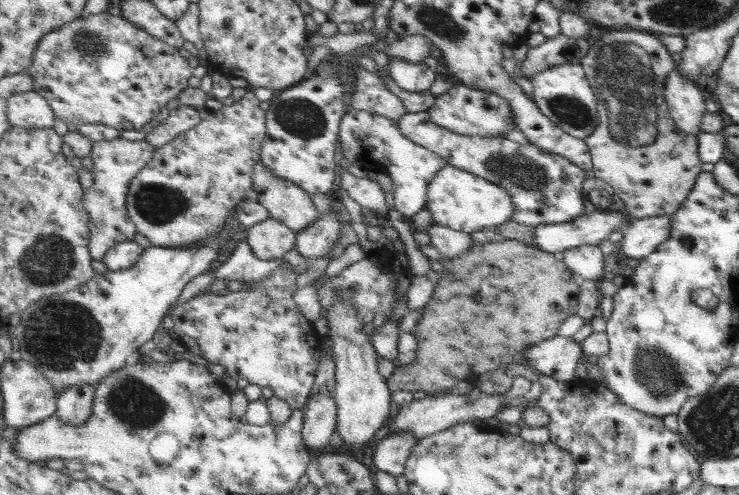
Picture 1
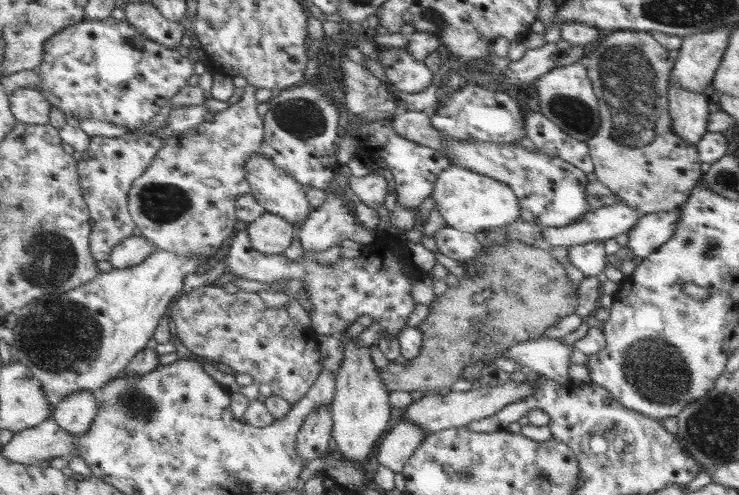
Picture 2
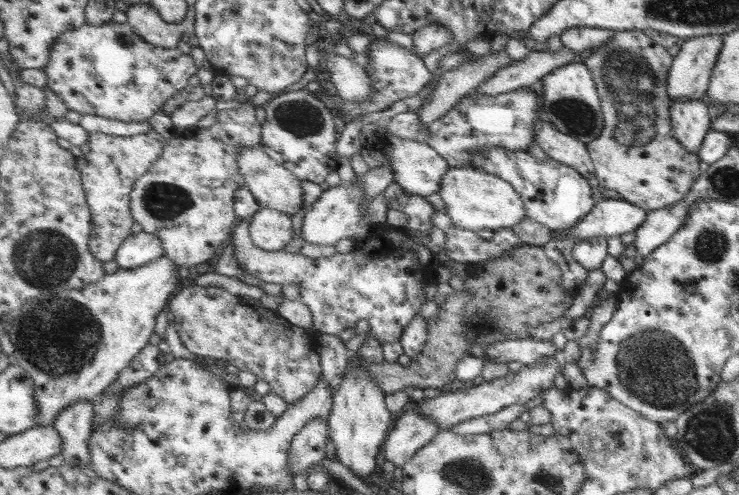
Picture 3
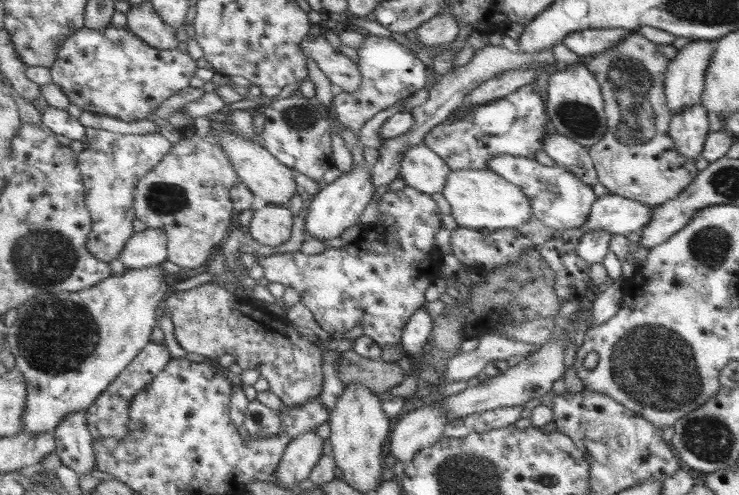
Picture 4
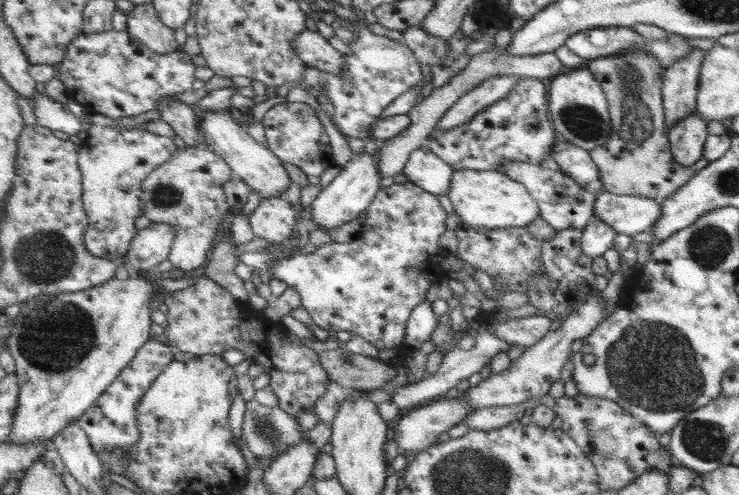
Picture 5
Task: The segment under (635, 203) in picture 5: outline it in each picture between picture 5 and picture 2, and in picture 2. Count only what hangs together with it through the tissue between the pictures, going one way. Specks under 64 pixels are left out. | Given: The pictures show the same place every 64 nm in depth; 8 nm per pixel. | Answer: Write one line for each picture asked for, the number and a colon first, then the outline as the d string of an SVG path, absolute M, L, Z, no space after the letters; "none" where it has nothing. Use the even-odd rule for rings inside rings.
2: M617 200L611 206L601 206L593 212L583 214L577 222L561 228L545 228L543 236L549 246L585 246L589 242L599 242L615 238L617 234L627 234L641 214L631 206Z
3: M605 194L601 202L595 202L595 206L587 212L587 216L583 216L577 226L565 232L571 232L579 240L591 236L621 236L635 232L645 222L645 216L647 210L613 194Z
4: M599 192L597 200L591 206L587 224L581 230L587 232L589 228L591 230L601 228L607 230L609 234L623 234L623 236L627 236L629 232L639 234L649 224L653 210L655 206L643 204L633 198Z

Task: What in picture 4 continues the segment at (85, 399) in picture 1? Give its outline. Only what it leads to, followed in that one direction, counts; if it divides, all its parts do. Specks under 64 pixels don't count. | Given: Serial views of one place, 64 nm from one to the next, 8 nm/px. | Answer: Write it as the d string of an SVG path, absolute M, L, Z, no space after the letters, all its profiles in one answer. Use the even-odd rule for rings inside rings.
M85 412L73 414L67 420L63 420L63 424L53 434L57 436L55 454L63 458L63 466L73 470L77 478L81 476L93 478L93 472L99 472L95 438L87 428Z

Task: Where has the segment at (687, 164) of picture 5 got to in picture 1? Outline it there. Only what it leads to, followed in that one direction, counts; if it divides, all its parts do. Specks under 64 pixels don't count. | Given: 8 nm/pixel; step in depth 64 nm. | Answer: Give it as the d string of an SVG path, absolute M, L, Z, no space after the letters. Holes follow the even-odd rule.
M671 72L665 80L665 102L669 108L669 118L673 120L673 128L679 134L697 138L701 132L701 122L705 112L705 94L695 88L691 82L681 78L677 72Z

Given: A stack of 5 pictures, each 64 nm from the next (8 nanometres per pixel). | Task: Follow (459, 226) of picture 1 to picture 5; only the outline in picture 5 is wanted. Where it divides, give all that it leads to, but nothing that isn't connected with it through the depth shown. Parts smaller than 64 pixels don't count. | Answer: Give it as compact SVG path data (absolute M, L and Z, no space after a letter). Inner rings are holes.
M457 170L457 172L453 172L451 190L449 190L447 198L451 200L453 210L461 218L461 226L467 226L467 228L477 228L477 226L481 226L483 230L489 230L489 228L491 230L527 228L533 220L539 218L539 206L531 198L531 194L527 192L527 188L521 182L509 178L503 172L491 172L491 170Z

